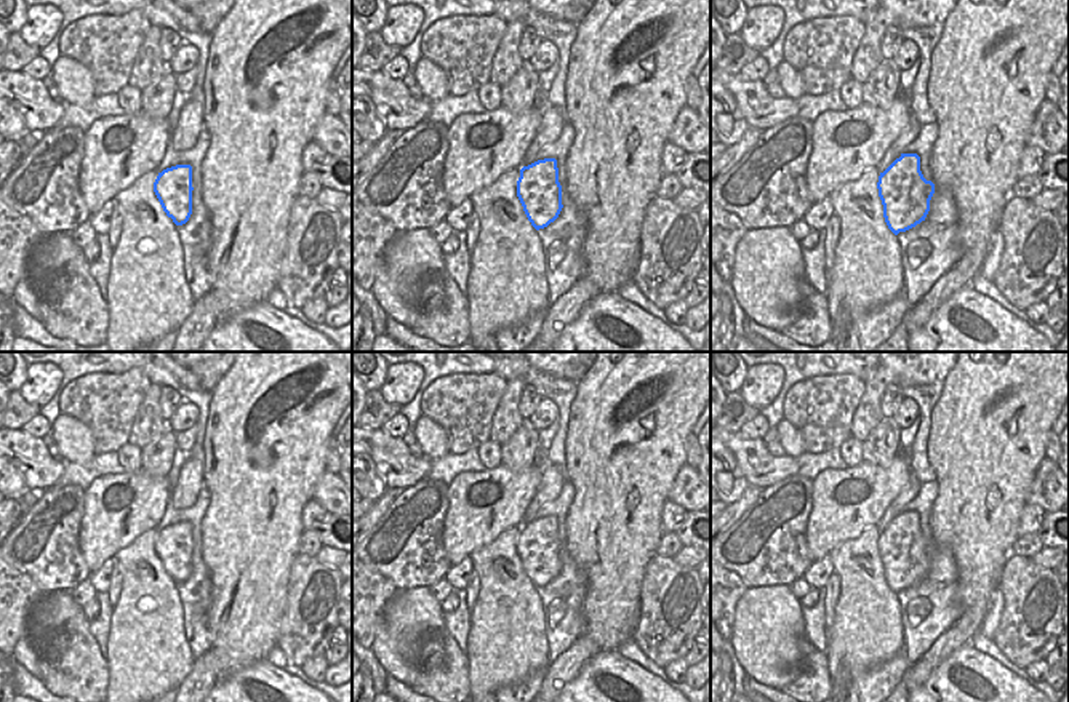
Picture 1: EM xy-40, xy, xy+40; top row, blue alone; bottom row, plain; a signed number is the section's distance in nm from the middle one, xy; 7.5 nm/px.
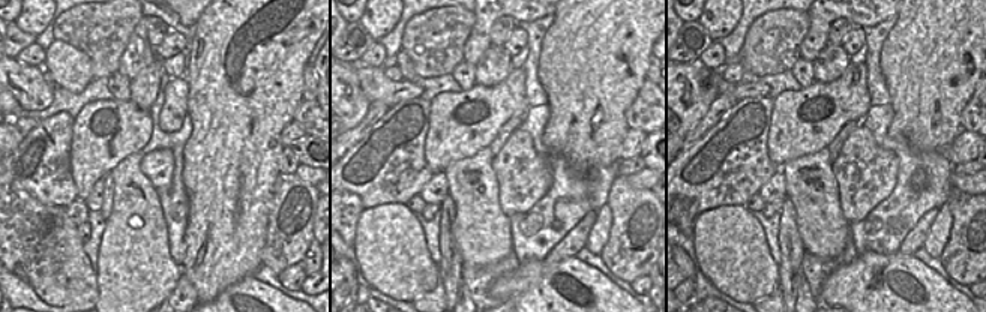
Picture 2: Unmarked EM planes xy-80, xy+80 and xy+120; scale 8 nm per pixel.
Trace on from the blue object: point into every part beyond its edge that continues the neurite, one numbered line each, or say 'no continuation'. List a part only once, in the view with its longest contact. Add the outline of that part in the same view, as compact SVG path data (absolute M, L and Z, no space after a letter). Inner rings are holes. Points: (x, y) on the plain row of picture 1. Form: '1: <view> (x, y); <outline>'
no continuation

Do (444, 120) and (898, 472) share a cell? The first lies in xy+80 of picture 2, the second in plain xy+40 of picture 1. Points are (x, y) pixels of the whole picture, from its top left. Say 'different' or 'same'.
same

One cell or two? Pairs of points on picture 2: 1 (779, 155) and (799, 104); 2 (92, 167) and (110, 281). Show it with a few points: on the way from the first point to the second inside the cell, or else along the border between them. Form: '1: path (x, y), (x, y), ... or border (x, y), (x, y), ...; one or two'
1: path (785, 143), (797, 128), (797, 116); one
2: border (137, 152), (123, 158), (108, 173); two

